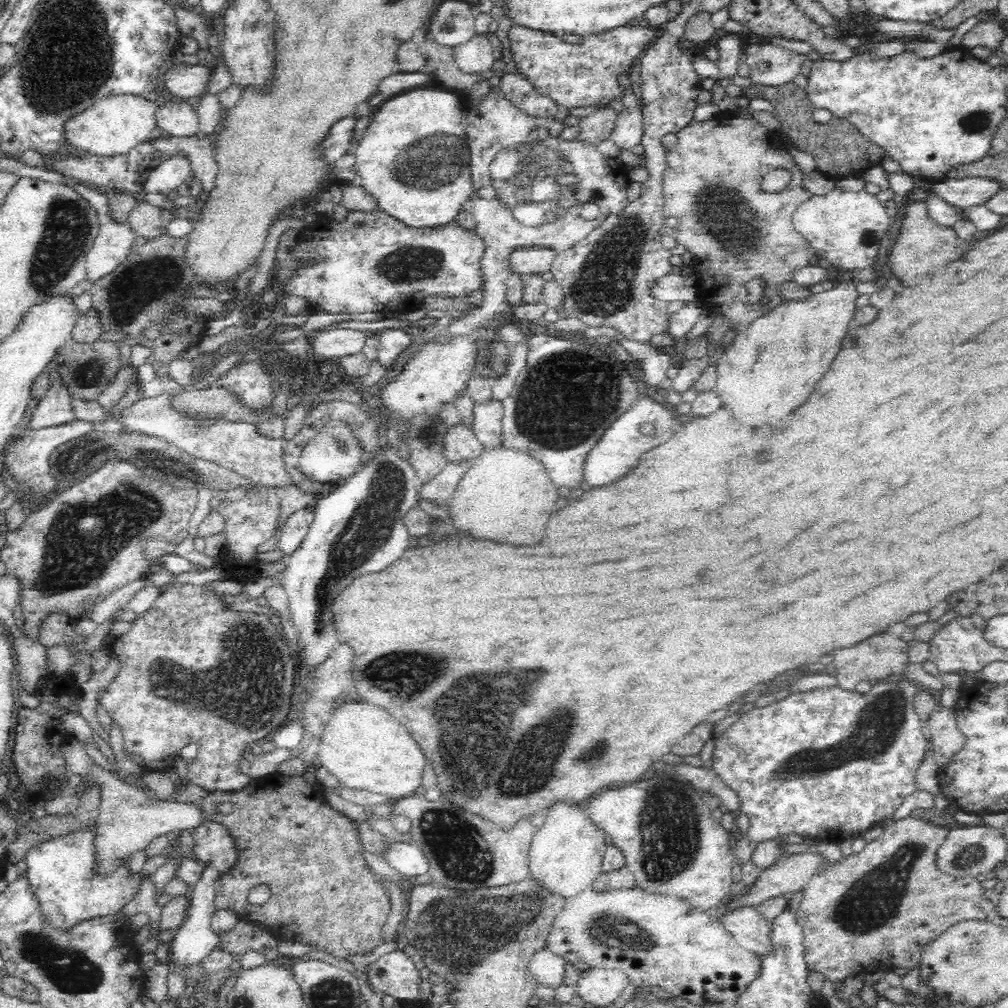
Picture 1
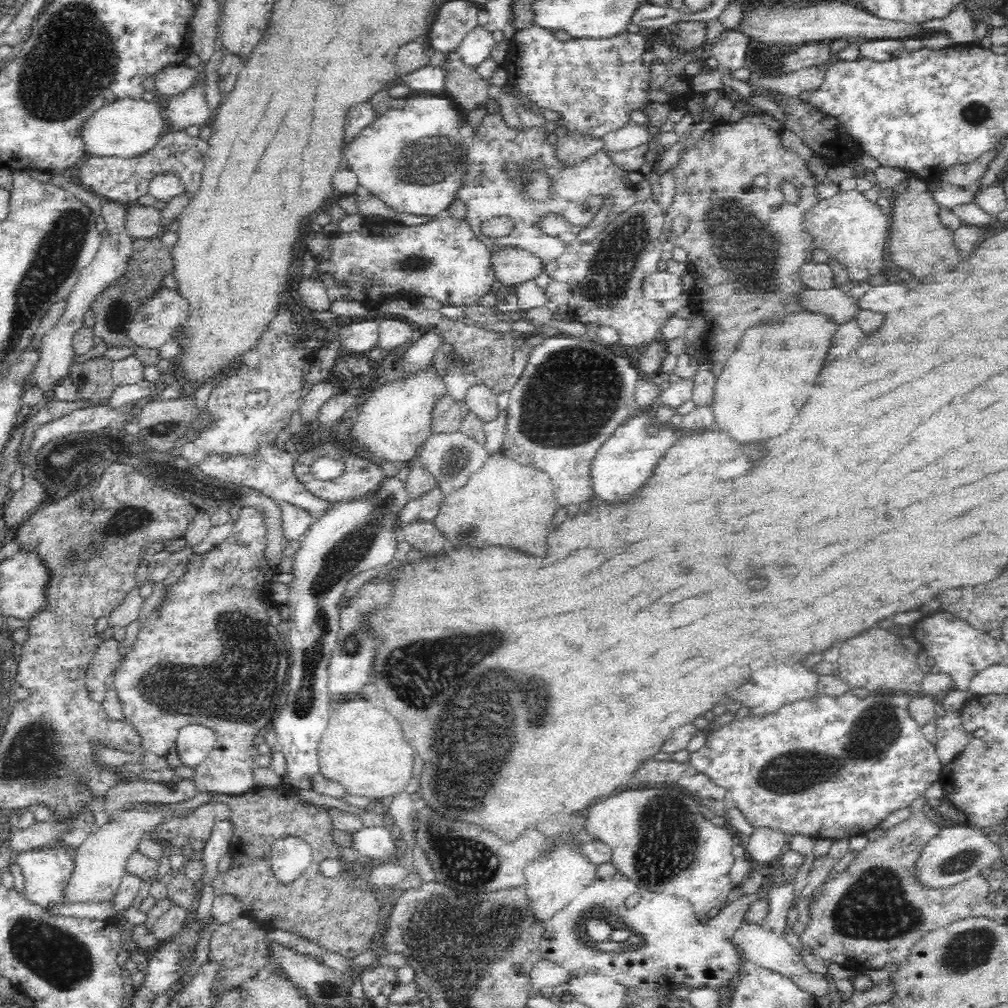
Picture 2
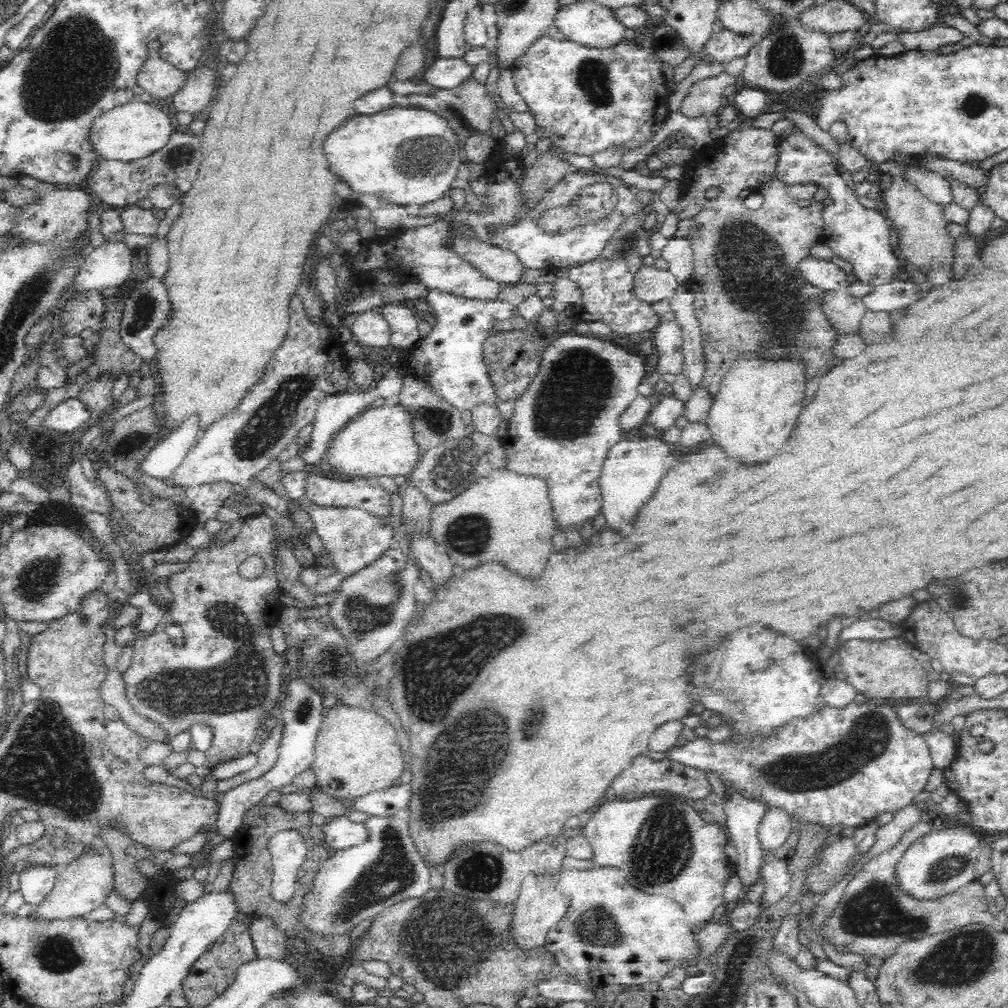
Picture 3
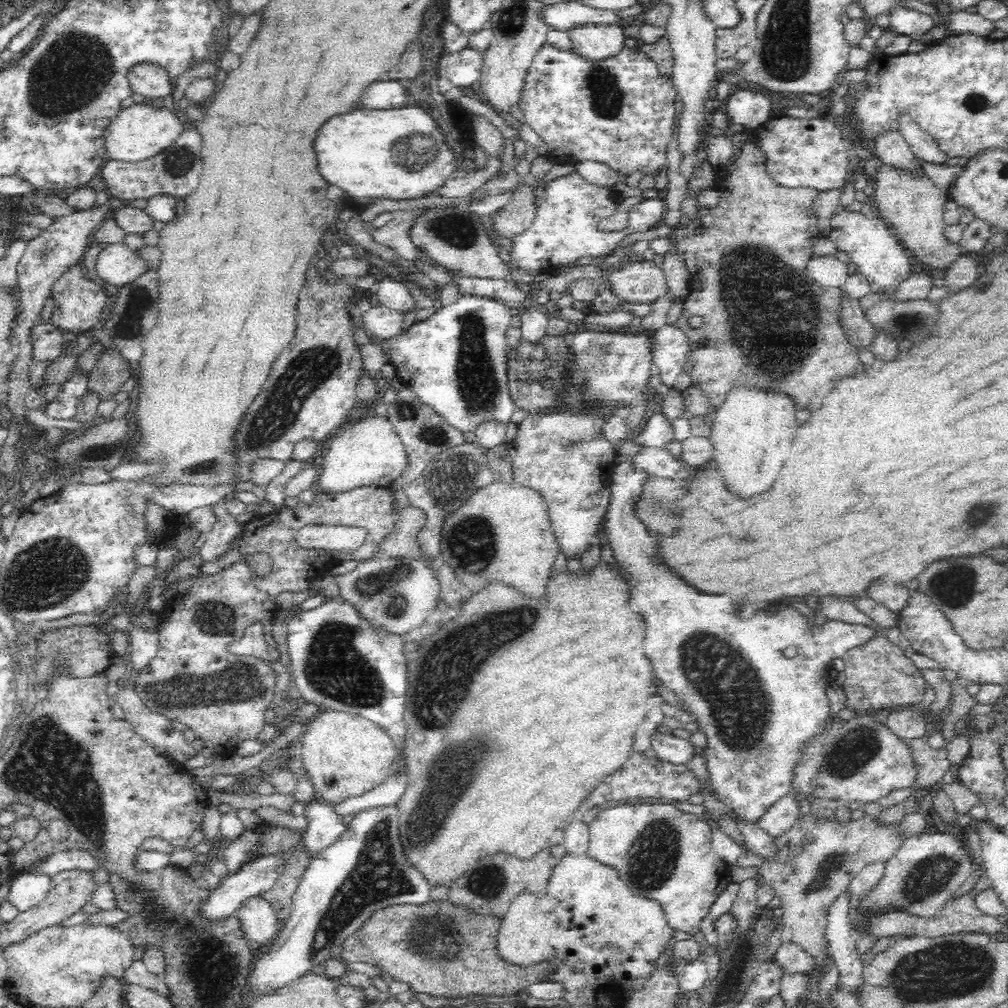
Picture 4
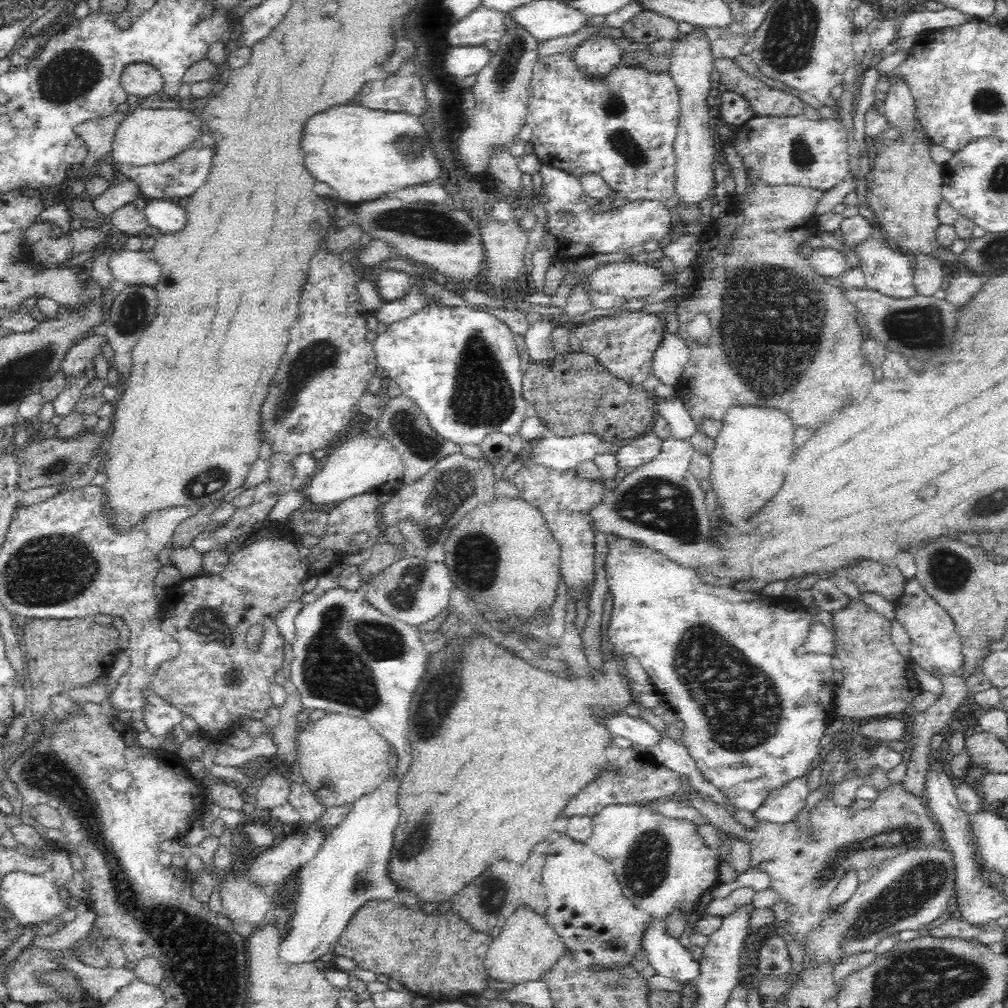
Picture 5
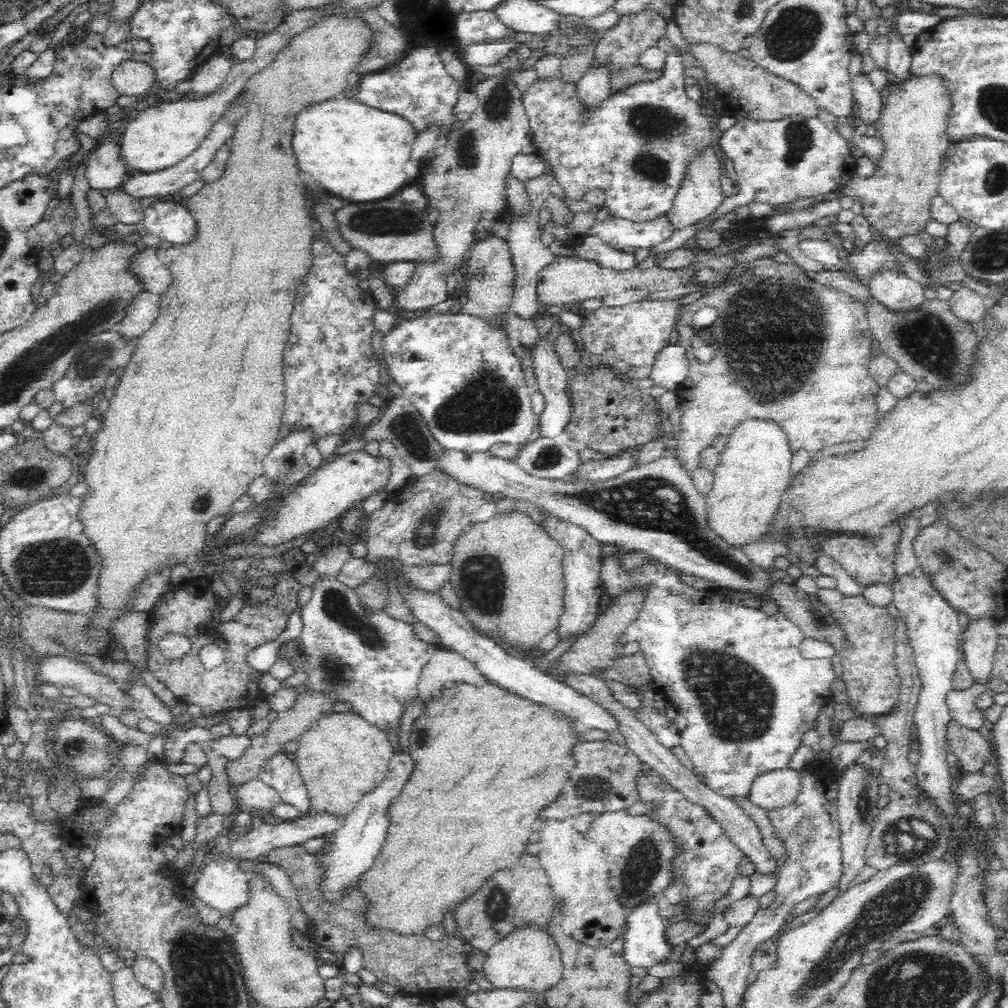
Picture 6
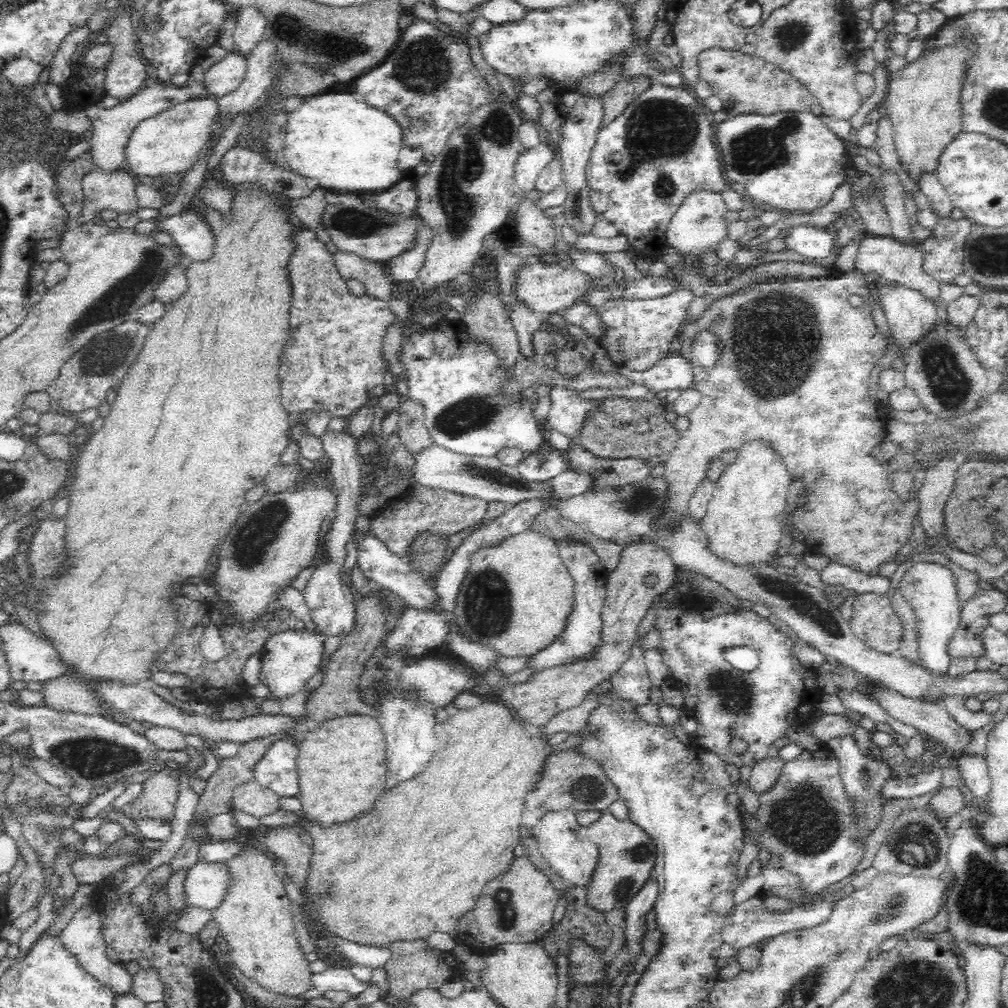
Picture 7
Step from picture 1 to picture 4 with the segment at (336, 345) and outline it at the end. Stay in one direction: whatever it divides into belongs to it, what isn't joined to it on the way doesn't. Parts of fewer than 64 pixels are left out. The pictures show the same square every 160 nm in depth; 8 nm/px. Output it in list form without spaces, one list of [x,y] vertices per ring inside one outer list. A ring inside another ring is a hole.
[[[375,304],[370,310],[362,313],[362,328],[366,330],[369,340],[390,340],[401,333],[403,316],[402,312]]]

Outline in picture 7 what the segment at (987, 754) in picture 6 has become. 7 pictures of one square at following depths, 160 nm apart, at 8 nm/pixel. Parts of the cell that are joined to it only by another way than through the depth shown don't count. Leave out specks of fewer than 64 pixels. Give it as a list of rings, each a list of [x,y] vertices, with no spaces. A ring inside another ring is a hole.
[[[877,686],[872,690],[867,690],[866,694],[869,698],[876,700],[880,706],[888,712],[892,717],[902,721],[904,724],[913,726],[921,733],[926,733],[932,736],[936,742],[942,742],[942,745],[948,747],[955,757],[964,754],[964,750],[972,744],[973,731],[968,728],[960,726],[949,714],[947,710],[940,703],[924,704],[918,698],[905,697],[903,694],[892,692],[883,686]]]

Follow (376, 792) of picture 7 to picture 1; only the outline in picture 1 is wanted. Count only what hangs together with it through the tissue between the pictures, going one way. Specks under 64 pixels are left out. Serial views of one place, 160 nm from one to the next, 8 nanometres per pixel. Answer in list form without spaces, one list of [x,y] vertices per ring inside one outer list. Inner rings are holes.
[[[354,702],[344,704],[334,710],[324,731],[318,752],[322,768],[344,784],[340,790],[323,785],[328,794],[336,793],[344,799],[342,790],[356,792],[356,804],[367,808],[371,804],[386,803],[384,795],[402,799],[414,795],[416,788],[422,786],[424,770],[429,765],[423,750],[410,738],[406,728],[382,708]]]

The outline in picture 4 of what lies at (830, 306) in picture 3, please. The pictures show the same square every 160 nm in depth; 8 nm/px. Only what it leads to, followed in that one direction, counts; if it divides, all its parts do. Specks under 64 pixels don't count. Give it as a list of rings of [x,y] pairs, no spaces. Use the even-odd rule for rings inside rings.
[[[842,296],[838,301],[839,323],[847,341],[855,347],[866,347],[870,350],[875,331],[872,323],[866,319],[866,311],[860,299]]]

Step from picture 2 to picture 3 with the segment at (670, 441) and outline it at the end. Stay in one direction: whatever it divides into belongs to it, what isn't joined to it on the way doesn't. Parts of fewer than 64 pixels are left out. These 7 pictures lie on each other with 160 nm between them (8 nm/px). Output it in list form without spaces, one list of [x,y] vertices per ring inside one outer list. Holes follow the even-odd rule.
[[[639,431],[622,432],[620,438],[607,450],[606,458],[597,478],[606,514],[606,522],[614,528],[624,528],[638,512],[638,506],[652,496],[660,476],[664,476],[667,463],[674,457],[674,447],[664,439],[642,438]]]

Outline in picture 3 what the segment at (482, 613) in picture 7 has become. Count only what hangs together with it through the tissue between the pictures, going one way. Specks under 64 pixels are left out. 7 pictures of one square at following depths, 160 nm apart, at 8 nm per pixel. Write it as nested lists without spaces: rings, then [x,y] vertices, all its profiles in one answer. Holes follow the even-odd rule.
[[[506,466],[490,468],[488,474],[480,475],[460,494],[433,507],[430,534],[446,549],[451,560],[464,568],[472,568],[472,564],[482,564],[484,560],[504,560],[504,564],[524,572],[524,576],[538,576],[552,554],[554,514],[548,483],[542,477],[515,473]]]

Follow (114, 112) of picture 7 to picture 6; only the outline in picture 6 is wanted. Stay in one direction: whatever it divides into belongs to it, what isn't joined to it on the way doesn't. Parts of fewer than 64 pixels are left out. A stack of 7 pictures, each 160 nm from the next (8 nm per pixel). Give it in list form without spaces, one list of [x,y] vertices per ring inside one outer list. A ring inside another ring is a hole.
[[[124,123],[115,125],[113,132],[88,157],[85,177],[91,189],[100,192],[114,191],[128,175],[129,170],[119,154]]]

